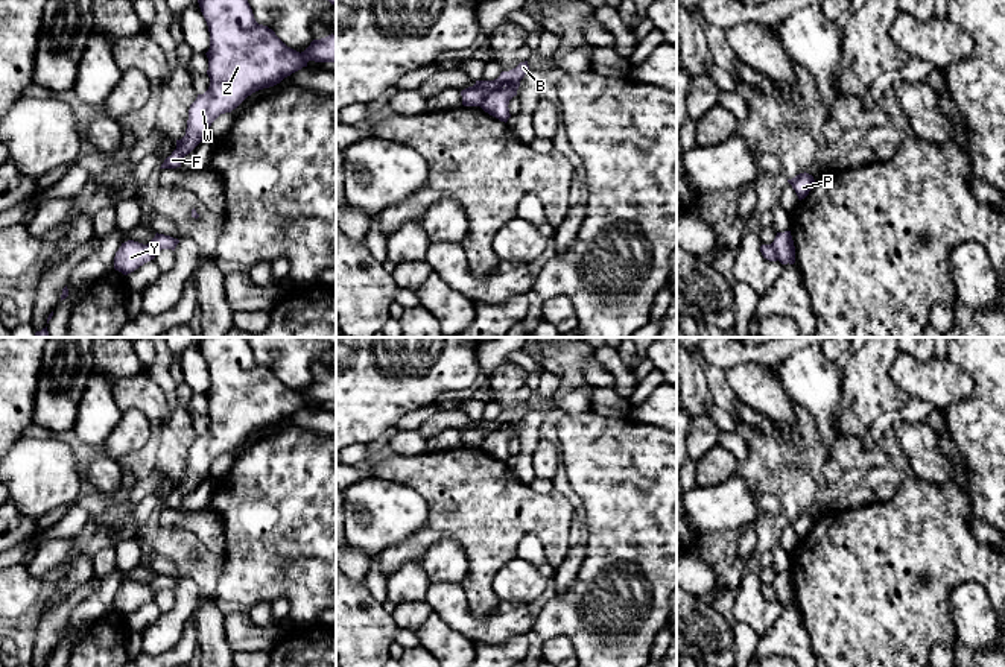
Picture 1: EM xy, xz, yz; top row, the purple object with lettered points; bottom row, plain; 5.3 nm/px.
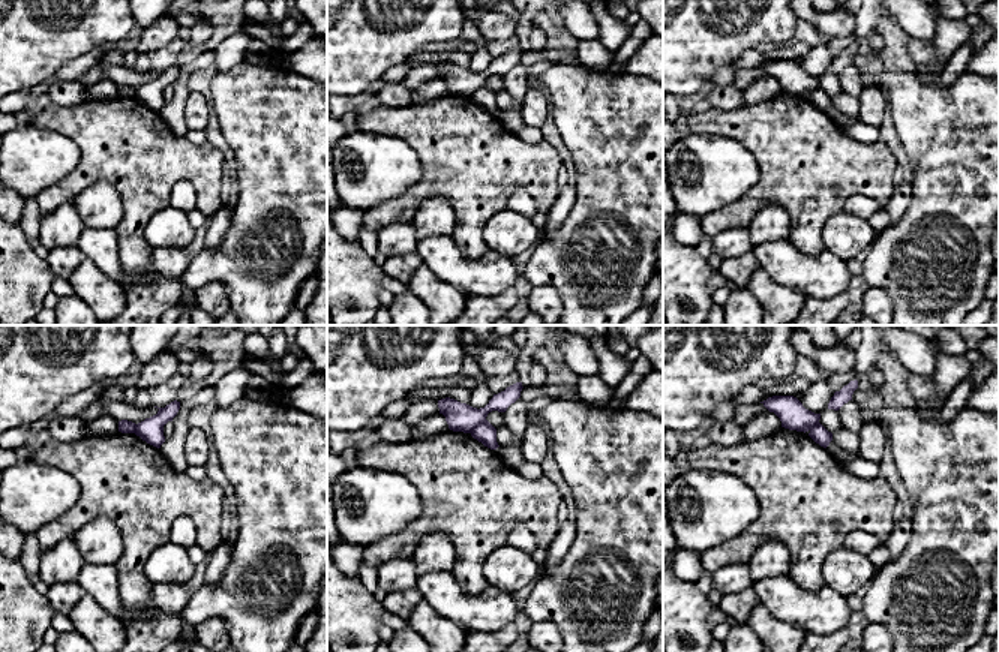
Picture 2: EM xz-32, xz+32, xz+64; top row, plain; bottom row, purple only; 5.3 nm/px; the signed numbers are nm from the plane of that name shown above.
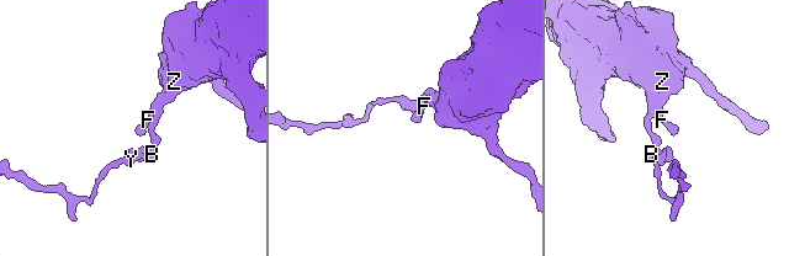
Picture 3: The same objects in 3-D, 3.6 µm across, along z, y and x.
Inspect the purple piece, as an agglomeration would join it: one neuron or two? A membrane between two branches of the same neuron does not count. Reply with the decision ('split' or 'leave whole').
split

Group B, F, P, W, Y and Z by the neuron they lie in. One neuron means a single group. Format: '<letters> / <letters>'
B Y / F P W Z

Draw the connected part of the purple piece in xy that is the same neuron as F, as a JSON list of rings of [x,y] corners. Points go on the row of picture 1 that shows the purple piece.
[[[198,0],[210,32],[207,74],[210,87],[198,94],[190,105],[185,135],[176,140],[176,149],[164,160],[160,169],[181,167],[189,155],[205,137],[211,123],[225,112],[236,109],[252,93],[274,87],[292,73],[307,67],[309,61],[336,62],[336,35],[313,40],[304,52],[287,47],[272,29],[258,24],[248,0]]]

